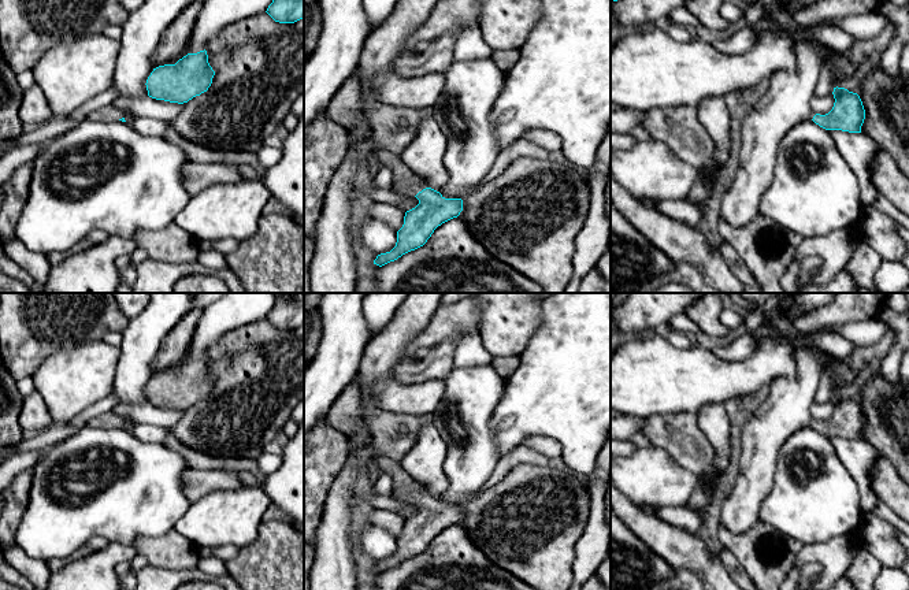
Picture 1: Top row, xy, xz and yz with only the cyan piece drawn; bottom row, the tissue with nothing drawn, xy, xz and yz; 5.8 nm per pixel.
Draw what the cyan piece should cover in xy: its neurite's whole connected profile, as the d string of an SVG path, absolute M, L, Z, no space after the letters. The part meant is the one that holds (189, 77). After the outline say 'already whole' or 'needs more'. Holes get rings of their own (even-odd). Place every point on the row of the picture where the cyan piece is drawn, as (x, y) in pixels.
M204 49L188 53L175 64L153 68L145 85L149 97L183 104L207 92L214 75L215 71L209 66Z | already whole

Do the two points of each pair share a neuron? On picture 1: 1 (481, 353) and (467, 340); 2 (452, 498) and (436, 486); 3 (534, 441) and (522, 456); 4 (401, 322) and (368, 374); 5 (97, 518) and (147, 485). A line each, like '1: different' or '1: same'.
1: same
2: different
3: different
4: same
5: same

